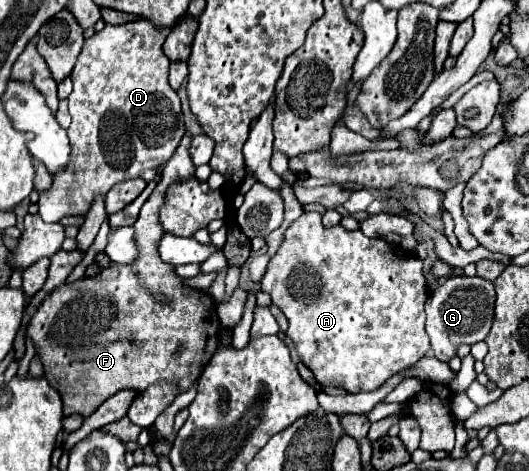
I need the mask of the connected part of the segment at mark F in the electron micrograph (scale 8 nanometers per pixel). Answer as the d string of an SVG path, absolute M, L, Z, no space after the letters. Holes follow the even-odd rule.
M190 133L184 135L180 147L174 157L166 163L160 183L154 187L152 195L140 209L134 227L134 241L138 247L138 255L130 265L110 263L110 267L102 269L94 277L84 277L72 283L62 283L58 289L50 293L34 313L28 325L28 337L34 339L36 351L42 357L44 375L48 383L58 389L64 403L64 415L80 413L82 417L90 417L108 397L118 391L132 389L136 393L146 391L150 385L158 381L174 381L178 393L188 391L202 369L210 363L212 355L220 343L220 319L216 313L214 299L200 289L194 289L184 283L180 275L176 275L174 265L166 265L158 257L158 241L164 235L160 223L160 209L166 201L166 189L178 181L188 181L194 175L194 165L188 153ZM156 295L164 295L164 301L156 301Z

